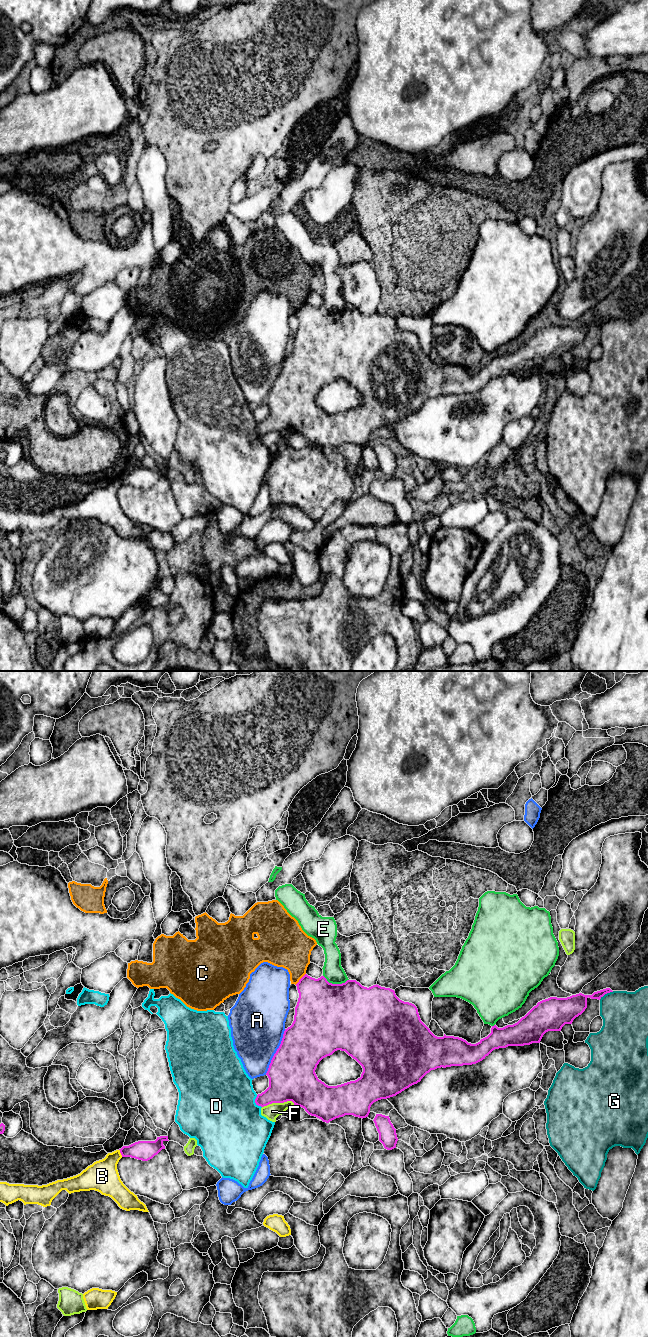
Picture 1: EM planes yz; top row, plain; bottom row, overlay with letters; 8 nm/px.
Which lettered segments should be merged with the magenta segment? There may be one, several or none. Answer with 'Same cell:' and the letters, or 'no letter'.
Same cell: no letter

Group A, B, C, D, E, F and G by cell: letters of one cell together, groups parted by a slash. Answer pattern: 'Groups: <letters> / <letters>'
Groups: A / B / C / D / E / F / G

